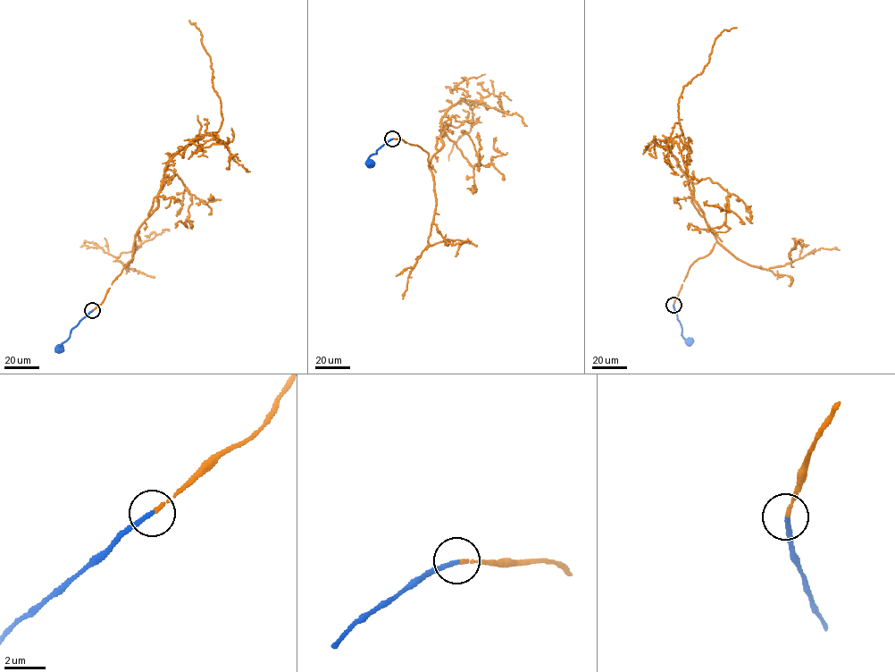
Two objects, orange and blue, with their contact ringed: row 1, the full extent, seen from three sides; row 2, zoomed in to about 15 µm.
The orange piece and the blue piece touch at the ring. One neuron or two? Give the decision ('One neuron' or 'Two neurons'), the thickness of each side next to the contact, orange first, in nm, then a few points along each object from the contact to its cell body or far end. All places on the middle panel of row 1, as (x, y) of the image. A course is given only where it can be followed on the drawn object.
One neuron. Thickness 180 nm (orange) against 240 nm. Course of orange: (393, 138), (420, 146), (430, 168), (449, 109), (467, 100), (488, 106), (472, 108), (470, 131), (448, 160). Course of blue: (393, 138), (380, 146), (376, 154), (371, 155), (368, 159), (371, 163)

